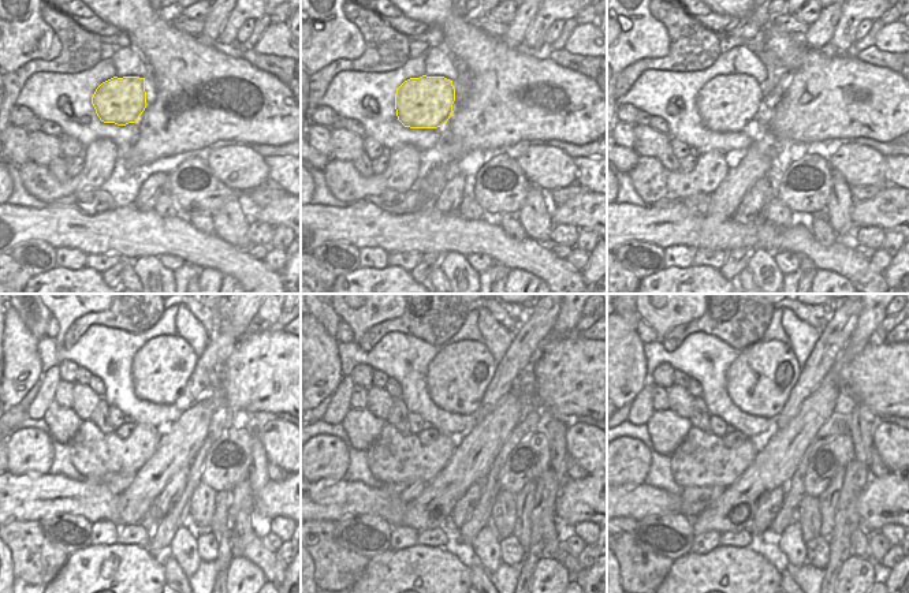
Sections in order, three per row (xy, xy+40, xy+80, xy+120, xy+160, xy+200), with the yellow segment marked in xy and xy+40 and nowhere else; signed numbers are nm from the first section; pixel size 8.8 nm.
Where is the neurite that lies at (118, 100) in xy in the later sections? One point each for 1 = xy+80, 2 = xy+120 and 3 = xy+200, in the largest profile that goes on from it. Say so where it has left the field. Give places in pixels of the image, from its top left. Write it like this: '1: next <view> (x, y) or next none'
1: next xy+80 (726, 104)
2: next xy+120 (160, 369)
3: next xy+200 (759, 381)

